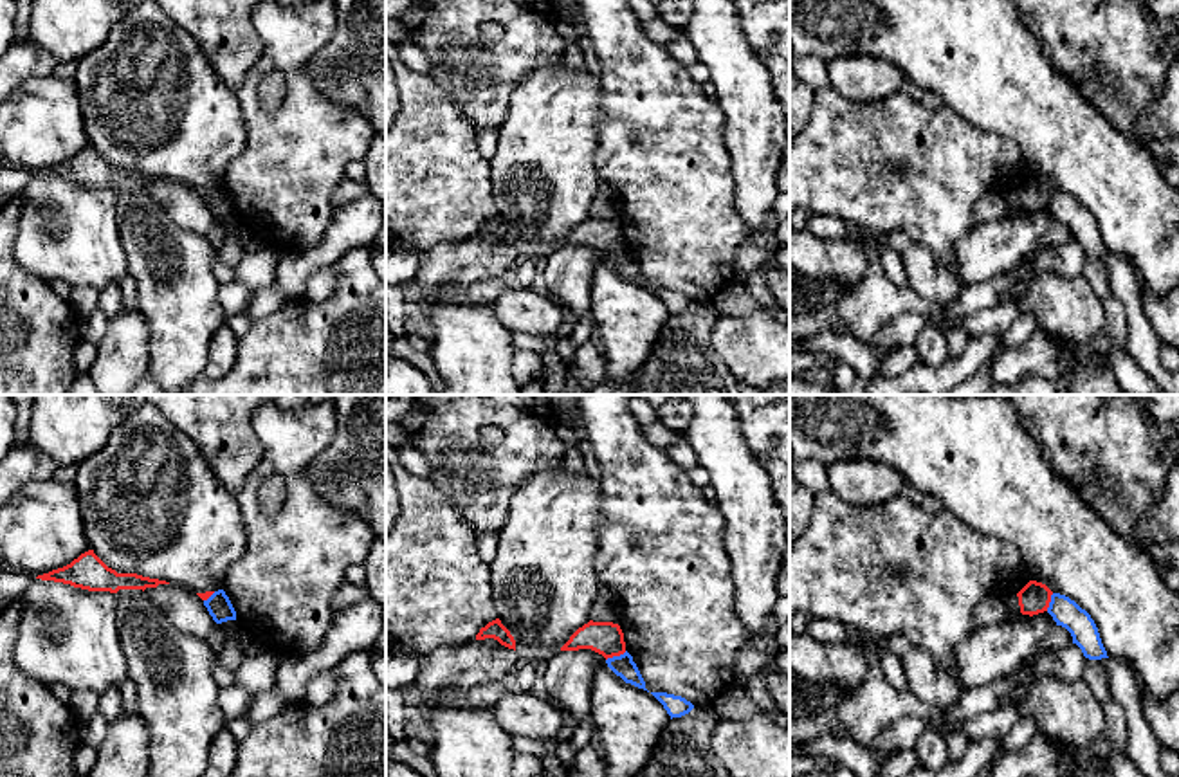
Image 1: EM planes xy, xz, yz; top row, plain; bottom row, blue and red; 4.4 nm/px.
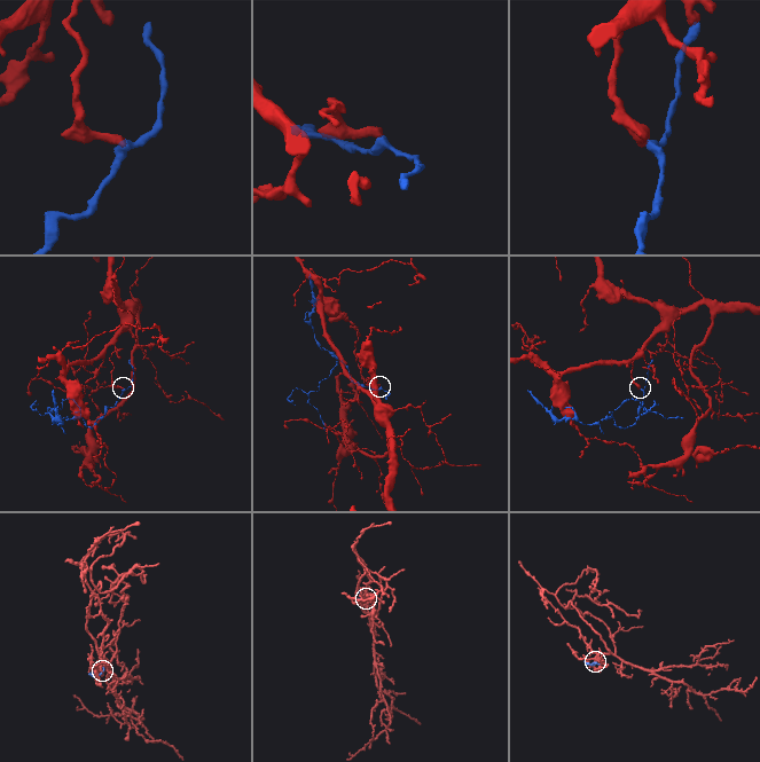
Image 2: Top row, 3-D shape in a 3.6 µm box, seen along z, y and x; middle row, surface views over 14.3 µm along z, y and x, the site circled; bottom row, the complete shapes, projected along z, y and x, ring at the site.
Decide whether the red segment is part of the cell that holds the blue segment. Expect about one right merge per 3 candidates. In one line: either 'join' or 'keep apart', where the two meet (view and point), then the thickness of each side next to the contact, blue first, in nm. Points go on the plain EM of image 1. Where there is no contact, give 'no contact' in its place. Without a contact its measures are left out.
keep apart; meets blue in xz at (615, 253); 100 nm thick on the blue side, 150 nm on the other

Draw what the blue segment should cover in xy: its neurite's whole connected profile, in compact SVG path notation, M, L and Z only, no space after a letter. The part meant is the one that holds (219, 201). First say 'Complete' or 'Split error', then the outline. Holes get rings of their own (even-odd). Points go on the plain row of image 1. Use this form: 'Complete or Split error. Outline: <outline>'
Complete. Outline: M224 186L215 187L207 197L204 197L204 202L216 220L236 216L236 207Z

